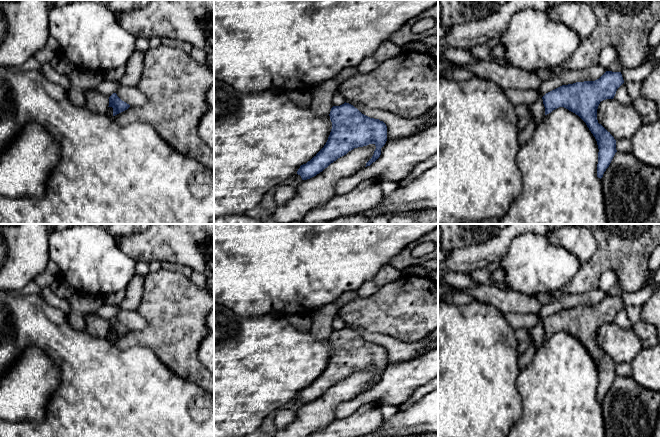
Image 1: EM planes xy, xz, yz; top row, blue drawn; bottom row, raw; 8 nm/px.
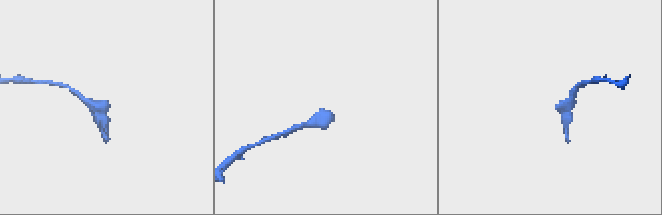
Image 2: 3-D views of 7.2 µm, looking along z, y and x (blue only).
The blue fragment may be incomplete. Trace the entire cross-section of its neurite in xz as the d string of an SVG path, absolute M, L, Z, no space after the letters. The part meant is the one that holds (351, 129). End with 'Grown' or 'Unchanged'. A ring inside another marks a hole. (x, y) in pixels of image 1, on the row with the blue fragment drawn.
M349 103L333 106L329 116L332 129L328 140L310 161L298 169L297 174L302 180L316 176L354 148L374 144L376 149L365 167L370 166L380 157L381 148L387 141L386 124L362 114Z. Unchanged

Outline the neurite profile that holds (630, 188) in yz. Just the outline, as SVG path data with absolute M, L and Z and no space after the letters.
M617 151L601 180L608 224L642 224L650 215L658 197L660 168Z

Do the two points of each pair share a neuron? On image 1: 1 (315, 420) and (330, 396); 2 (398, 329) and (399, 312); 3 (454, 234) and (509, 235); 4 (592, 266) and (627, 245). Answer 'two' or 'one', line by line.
1: one
2: one
3: two
4: one

